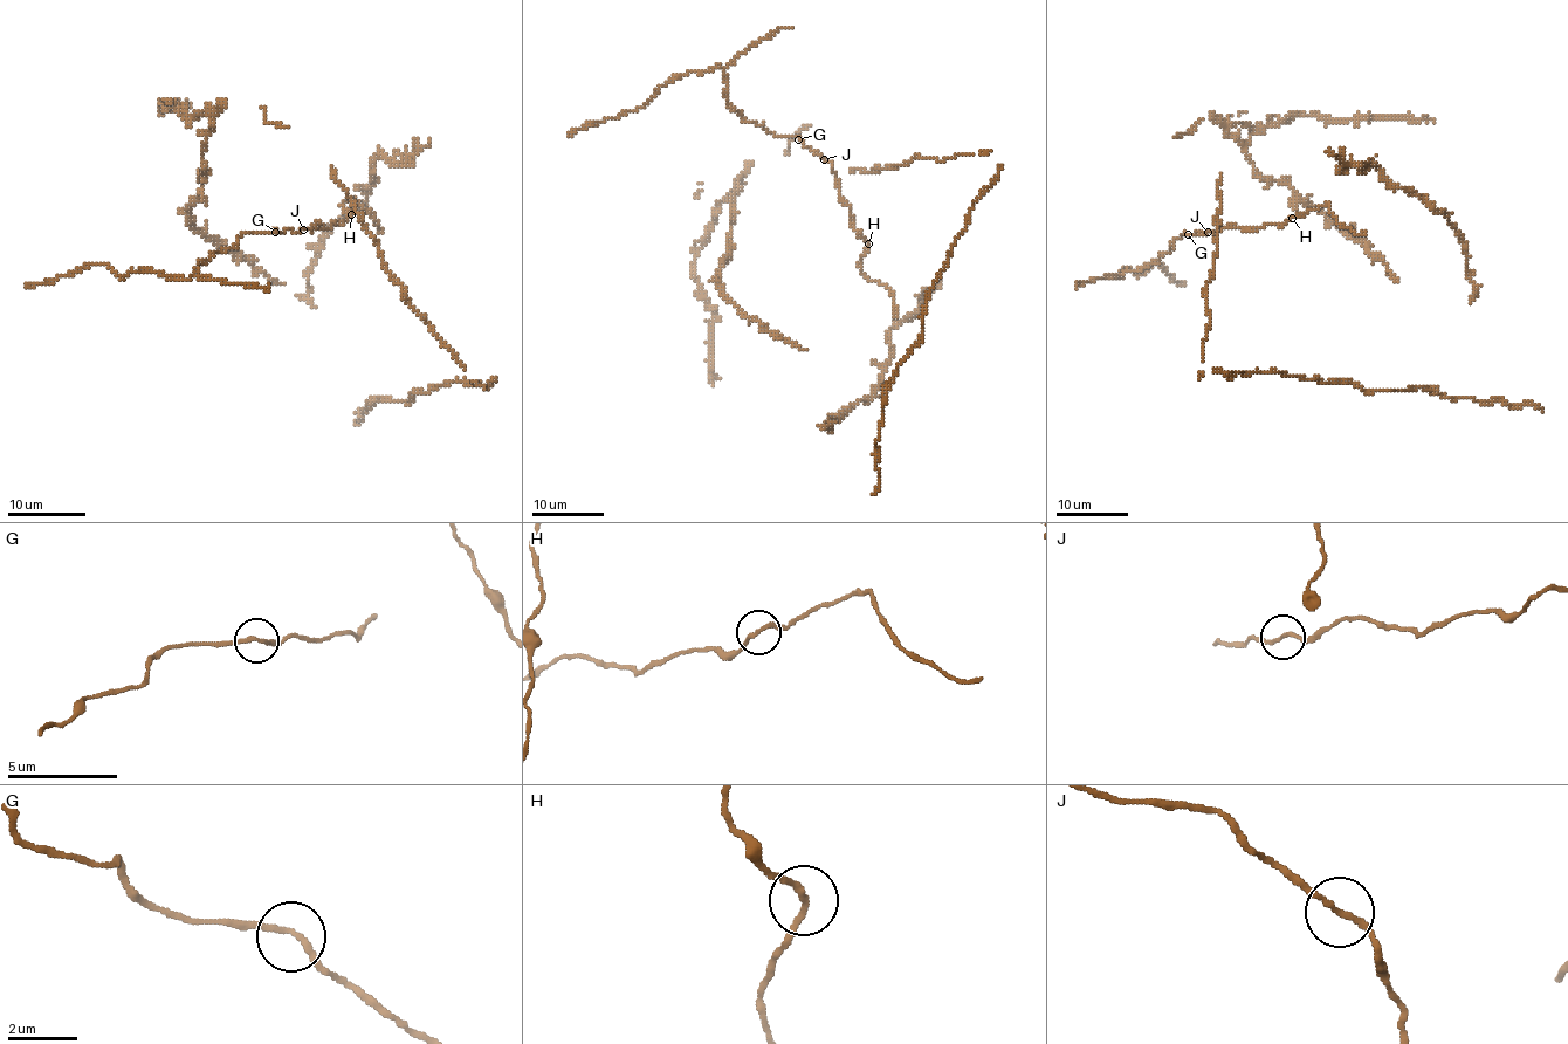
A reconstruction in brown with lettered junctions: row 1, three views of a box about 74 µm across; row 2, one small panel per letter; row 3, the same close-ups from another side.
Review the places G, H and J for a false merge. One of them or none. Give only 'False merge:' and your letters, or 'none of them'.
False merge: none of them

